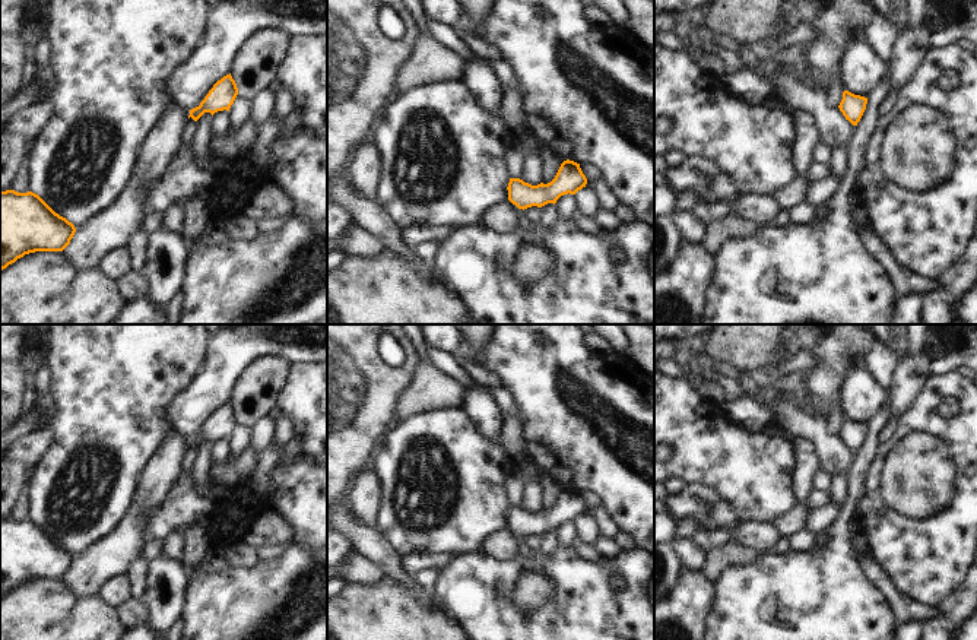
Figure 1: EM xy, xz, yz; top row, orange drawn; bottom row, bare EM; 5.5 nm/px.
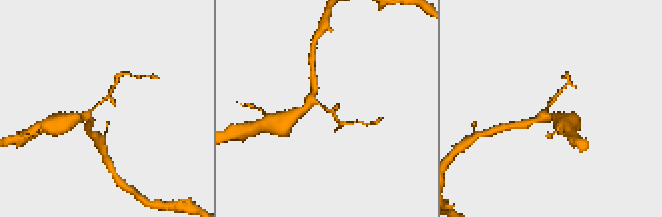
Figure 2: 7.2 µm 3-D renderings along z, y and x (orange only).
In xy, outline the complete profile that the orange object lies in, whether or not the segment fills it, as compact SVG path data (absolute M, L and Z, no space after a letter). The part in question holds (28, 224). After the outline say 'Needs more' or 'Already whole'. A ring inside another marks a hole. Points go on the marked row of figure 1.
M0 191L0 270L29 253L63 251L74 232L38 194Z. Already whole

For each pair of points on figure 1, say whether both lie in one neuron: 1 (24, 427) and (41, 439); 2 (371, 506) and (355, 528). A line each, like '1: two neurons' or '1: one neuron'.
1: two neurons
2: two neurons

